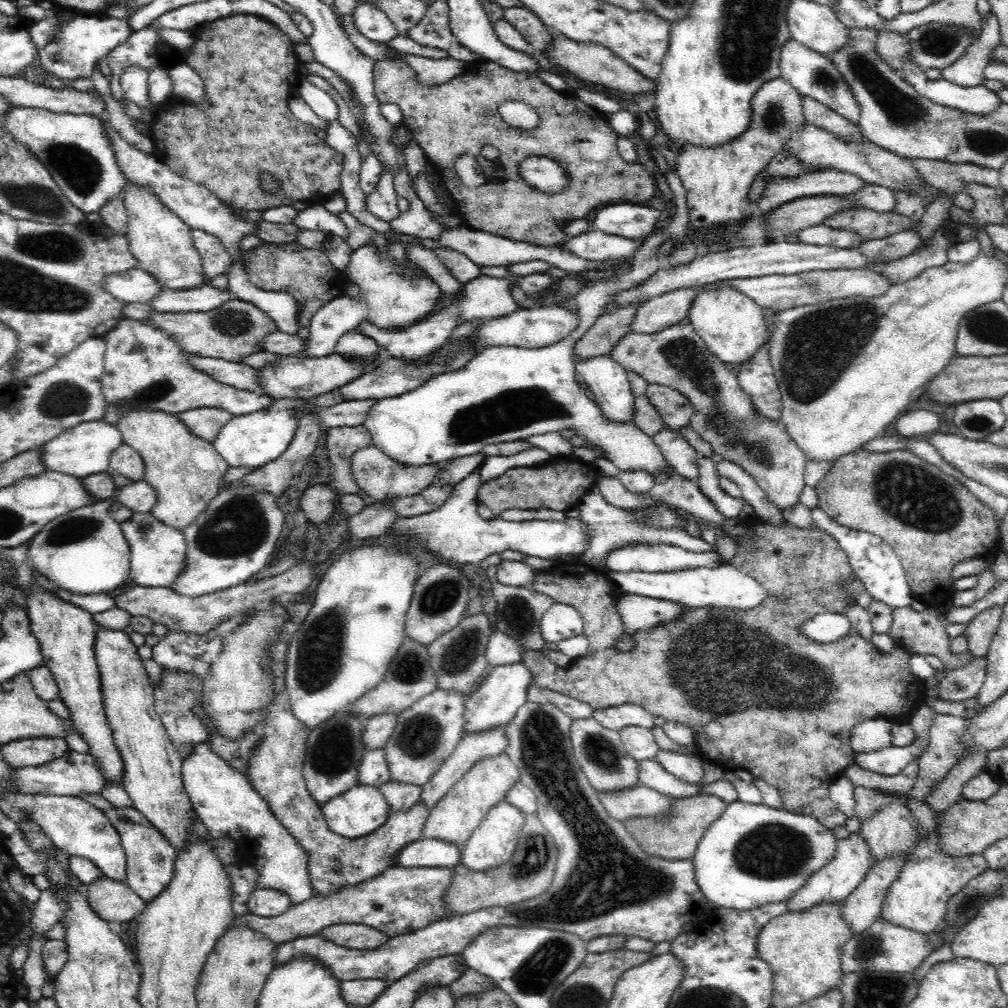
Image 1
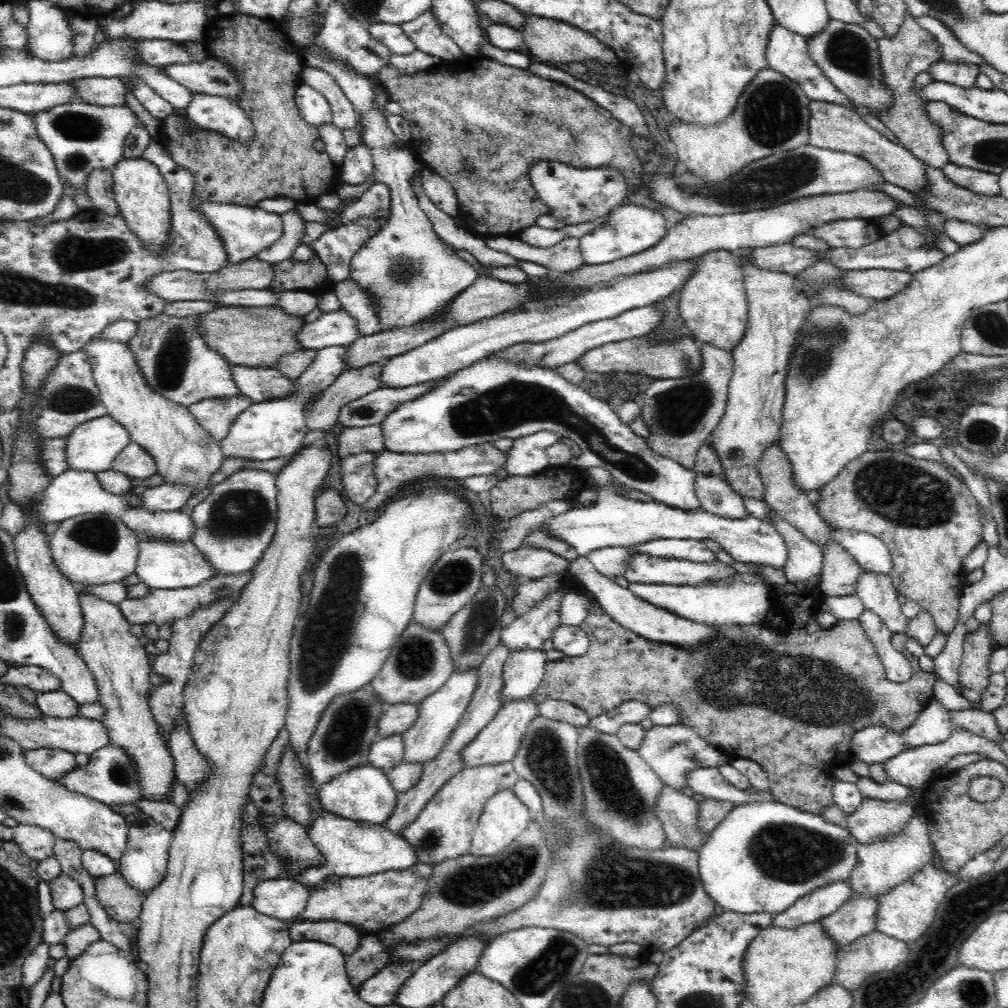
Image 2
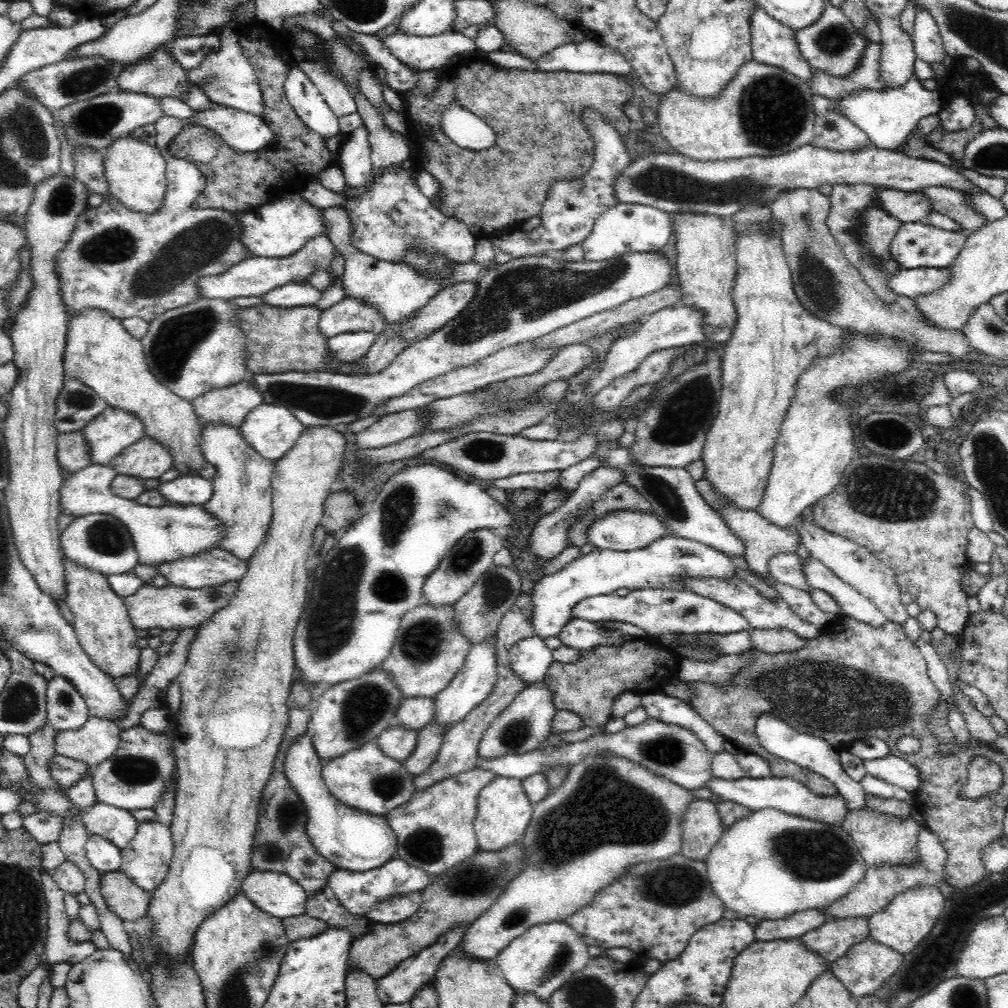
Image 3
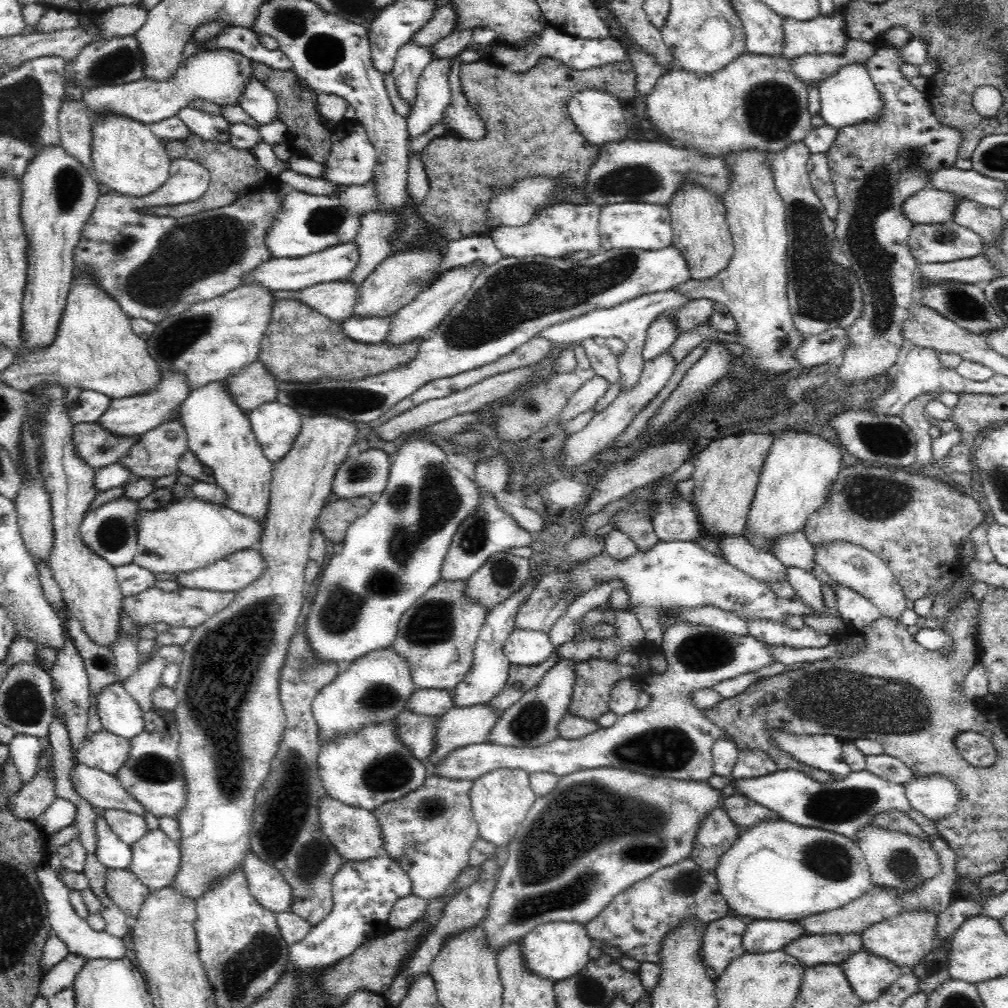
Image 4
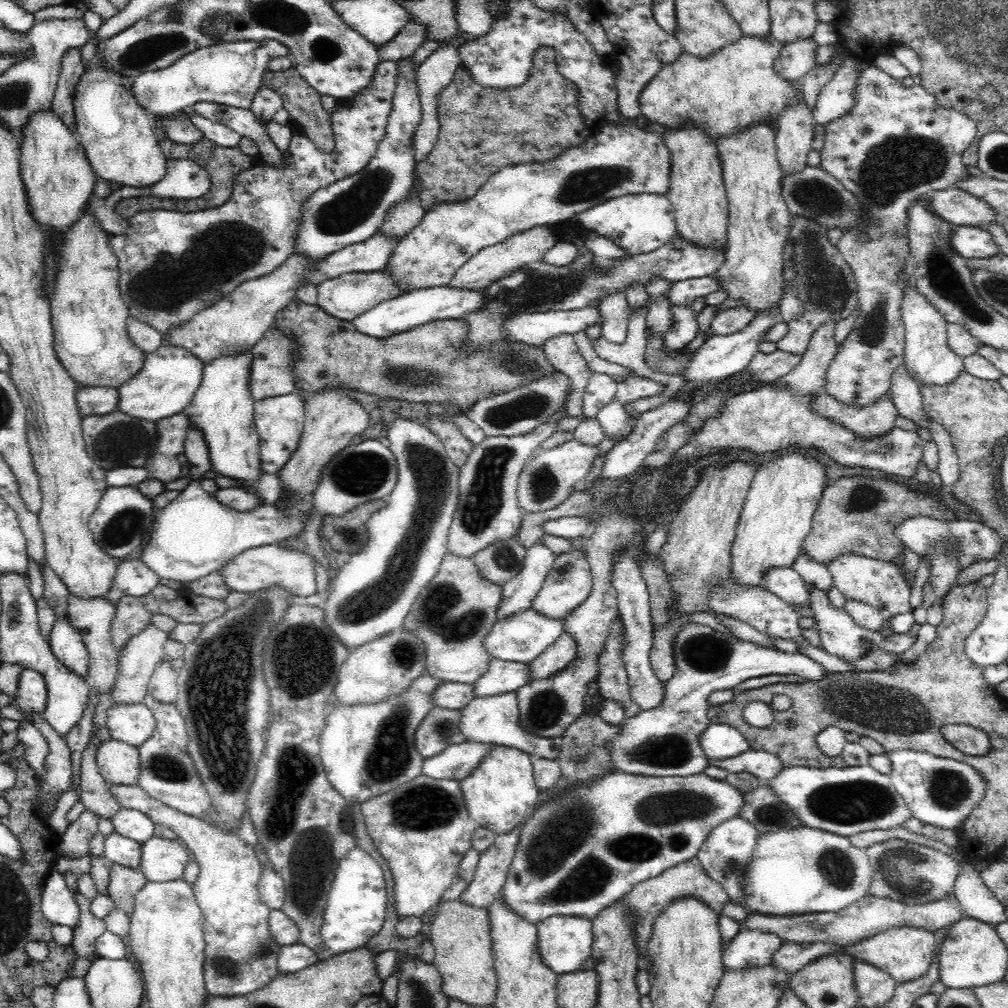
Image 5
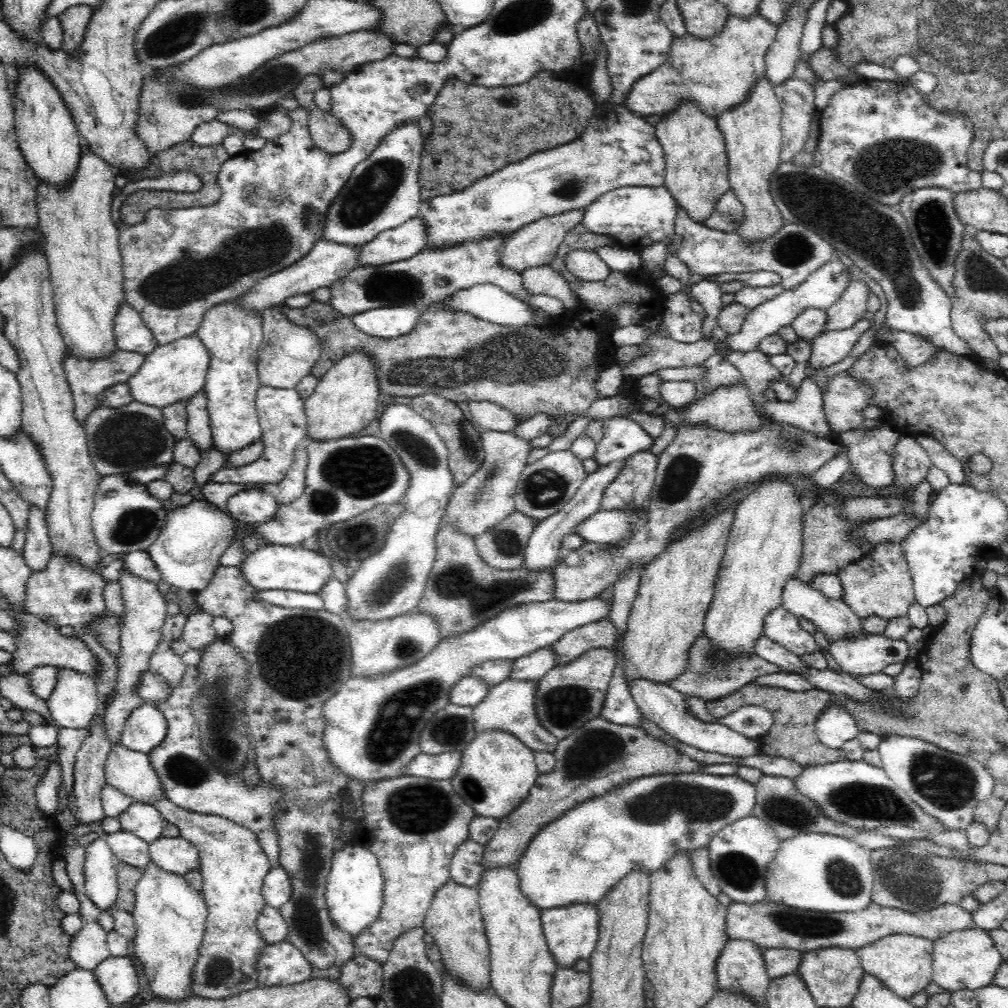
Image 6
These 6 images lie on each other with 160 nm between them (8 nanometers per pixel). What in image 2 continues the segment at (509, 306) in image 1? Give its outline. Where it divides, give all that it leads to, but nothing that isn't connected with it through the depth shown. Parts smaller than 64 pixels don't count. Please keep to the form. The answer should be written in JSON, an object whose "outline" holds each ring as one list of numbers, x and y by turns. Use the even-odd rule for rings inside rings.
{"outline":[[305,51,301,56,305,66,317,66,329,72,346,93,349,101,354,105,357,116,363,126,363,139,372,151,374,170,372,180,362,185,346,185,342,182,334,192,340,199,360,197,376,183,386,184,390,188,391,207,390,220,386,228,374,236,352,257,349,277,368,291,378,303,379,319,383,330,392,326,412,326,420,320,434,318,436,313,448,307,448,304,462,290,471,286,479,275,472,264,458,255,456,249,440,239,433,226,420,209,414,190,410,185,410,178,415,172,420,172,426,165,413,153,412,150,398,149,398,138,388,127,385,114,372,107,374,91,370,78,362,75,352,75,344,69,344,63,334,63,328,59,320,59,316,51]]}

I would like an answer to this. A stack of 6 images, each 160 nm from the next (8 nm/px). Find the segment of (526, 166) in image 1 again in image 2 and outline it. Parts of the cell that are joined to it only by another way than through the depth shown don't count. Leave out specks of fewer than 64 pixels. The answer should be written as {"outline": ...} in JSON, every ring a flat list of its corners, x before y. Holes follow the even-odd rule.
{"outline":[[540,162,530,170,530,181,532,181,532,187,538,193,539,198,548,207,546,213,556,221,566,223,562,228,576,226,576,224,588,224,588,222,594,222,598,218,606,217,612,210,616,210,624,204,629,191,628,181,626,181,624,173,616,167,578,169,568,167,560,162]]}

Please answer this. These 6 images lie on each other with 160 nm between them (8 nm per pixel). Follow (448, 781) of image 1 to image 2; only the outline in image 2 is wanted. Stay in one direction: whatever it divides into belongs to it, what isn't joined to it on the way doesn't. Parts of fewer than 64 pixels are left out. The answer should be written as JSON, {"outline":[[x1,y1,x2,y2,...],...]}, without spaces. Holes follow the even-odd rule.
{"outline":[[530,696,520,701,504,703,495,718,492,719,477,735,471,744,461,752,465,767,473,768,491,764,511,762,520,748,527,726,536,718,540,718,540,704]]}

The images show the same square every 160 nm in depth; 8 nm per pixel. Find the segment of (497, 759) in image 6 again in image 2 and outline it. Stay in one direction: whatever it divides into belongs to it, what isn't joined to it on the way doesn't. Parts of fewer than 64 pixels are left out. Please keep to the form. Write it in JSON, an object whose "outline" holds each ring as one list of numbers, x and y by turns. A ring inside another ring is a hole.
{"outline":[[504,788,496,794,492,794,486,802,478,818,476,828,473,830,473,837,469,854,474,856,494,856,500,850,516,840,528,828,534,818,529,808,516,796,513,788]]}

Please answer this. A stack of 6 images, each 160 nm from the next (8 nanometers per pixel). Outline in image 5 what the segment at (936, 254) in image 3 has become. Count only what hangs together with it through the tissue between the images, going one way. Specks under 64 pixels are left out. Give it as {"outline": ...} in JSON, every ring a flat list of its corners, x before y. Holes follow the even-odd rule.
{"outline":[[972,226,956,227,951,240,952,248,966,259,987,259,1000,255,994,237,988,230]]}

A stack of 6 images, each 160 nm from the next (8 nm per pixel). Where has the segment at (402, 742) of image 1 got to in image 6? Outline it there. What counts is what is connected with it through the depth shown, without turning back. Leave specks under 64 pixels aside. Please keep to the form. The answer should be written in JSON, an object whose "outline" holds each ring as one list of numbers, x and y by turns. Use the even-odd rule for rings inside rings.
{"outline":[[622,460,611,462,609,465,598,466,594,472,586,475,586,478,584,478,578,490,576,490,576,494,570,498,560,512,541,520,535,526,525,548,525,559,523,562,525,568,529,568,529,570,532,570,532,568,544,568,544,566,556,562,558,556,564,552,562,539,567,534,574,533,575,528,583,520,600,510,604,488,616,478,620,468,622,468],[550,647,536,650,527,658,518,658,513,665,510,665,510,679,516,681,538,681,544,676,549,675,556,663,556,653]]}

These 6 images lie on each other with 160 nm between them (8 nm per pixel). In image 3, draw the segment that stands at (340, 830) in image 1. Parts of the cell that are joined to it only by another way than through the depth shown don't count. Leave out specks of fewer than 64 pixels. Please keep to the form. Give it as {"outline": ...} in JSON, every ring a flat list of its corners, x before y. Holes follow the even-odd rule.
{"outline":[[376,739,352,748,342,756,326,760,321,768,321,776,330,792,342,804,376,816,384,817,388,810,408,802,417,791,414,775,410,775,406,770,405,761,386,756,377,745]]}

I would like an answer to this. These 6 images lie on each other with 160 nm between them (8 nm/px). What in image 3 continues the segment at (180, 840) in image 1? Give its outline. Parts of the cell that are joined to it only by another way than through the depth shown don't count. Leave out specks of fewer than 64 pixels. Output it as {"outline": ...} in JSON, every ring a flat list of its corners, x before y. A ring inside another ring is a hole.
{"outline":[[63,554,64,587,66,604,74,615,73,629,84,653,112,679,120,679,133,674,139,668,139,655,142,650,135,645,136,629,130,617,124,599,120,598,110,586,107,576,101,572,78,566,71,558]]}

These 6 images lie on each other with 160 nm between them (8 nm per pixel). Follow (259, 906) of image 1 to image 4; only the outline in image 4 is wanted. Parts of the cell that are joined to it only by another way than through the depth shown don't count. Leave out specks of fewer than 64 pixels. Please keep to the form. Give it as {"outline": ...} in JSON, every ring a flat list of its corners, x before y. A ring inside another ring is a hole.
{"outline":[[251,848,244,854,242,865,250,892,260,906,274,914,289,908,292,893,280,871,258,858]]}

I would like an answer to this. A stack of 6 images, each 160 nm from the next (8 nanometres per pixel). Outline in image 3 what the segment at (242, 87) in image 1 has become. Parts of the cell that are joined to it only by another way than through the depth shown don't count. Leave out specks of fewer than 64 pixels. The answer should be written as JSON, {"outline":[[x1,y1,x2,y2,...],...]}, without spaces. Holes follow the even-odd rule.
{"outline":[[259,23,248,25,247,27,242,26,242,30,239,32,239,43,242,47,242,52,250,61,263,92,265,109,262,119,276,135,275,143,256,152,240,153,240,151,230,148,224,142,224,139,213,130,198,124,188,124,182,129,182,132,180,131,180,134,177,134,172,139,172,142,165,150,169,157,192,162,206,178,205,190,194,200,194,203,191,205,193,209,222,209,245,212,258,208,267,204,278,194,302,192,305,183,312,179,317,180,318,172,330,167,335,162,332,153,326,146,325,138,315,133,300,120,298,113,285,95,284,83,291,60,288,57,276,55,276,48,274,48,276,35,276,31,270,30,266,25]]}

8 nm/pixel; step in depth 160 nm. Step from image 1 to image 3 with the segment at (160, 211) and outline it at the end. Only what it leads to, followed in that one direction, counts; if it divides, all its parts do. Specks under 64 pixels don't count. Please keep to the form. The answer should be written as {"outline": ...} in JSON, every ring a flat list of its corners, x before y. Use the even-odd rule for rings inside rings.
{"outline":[[129,133,112,140,103,149,103,154,103,174,106,177,109,195,134,212,152,214,162,206,167,190,165,177,167,165,165,156,153,141,138,140,132,138]]}

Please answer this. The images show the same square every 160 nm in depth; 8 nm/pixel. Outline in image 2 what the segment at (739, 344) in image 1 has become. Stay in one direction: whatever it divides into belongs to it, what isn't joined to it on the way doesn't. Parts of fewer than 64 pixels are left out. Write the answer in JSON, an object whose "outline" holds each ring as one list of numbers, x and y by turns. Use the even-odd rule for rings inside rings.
{"outline":[[712,250,686,261,692,265,692,272,680,290,680,314,699,342,730,352,748,326,747,297,738,259,730,250]]}

